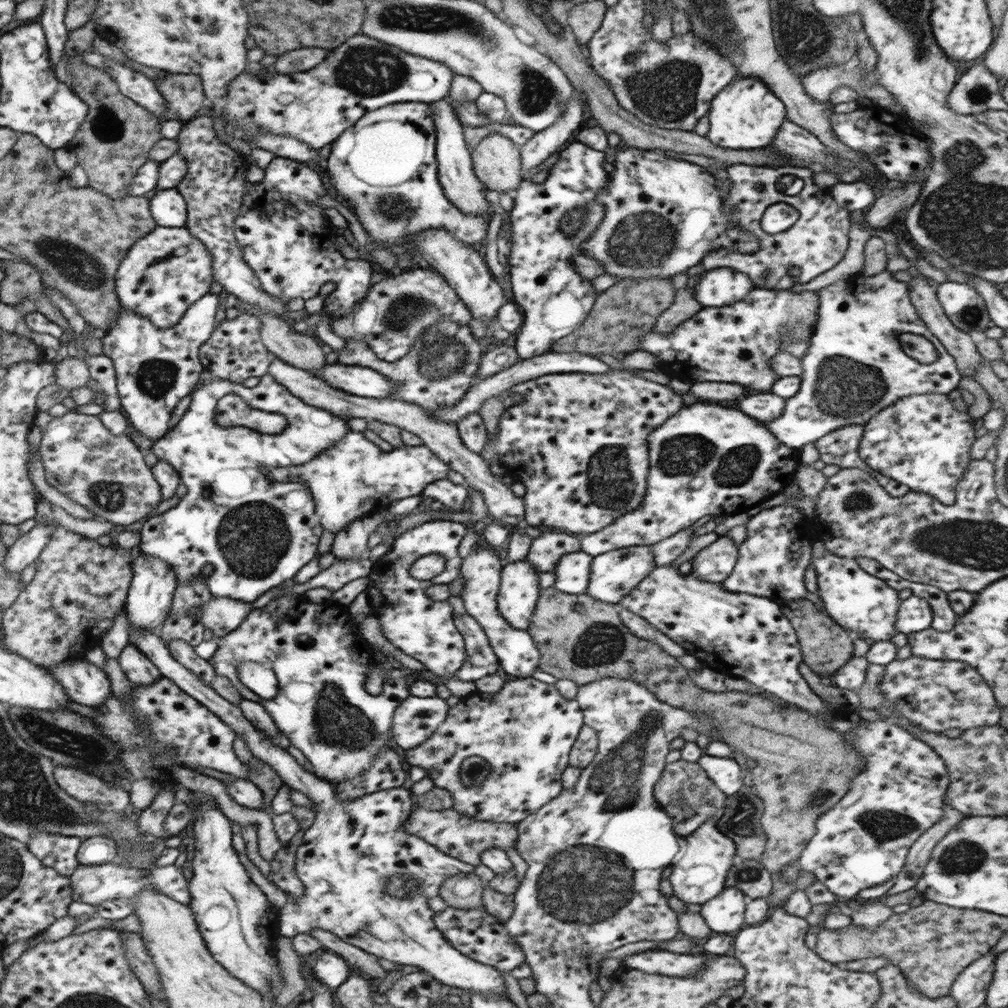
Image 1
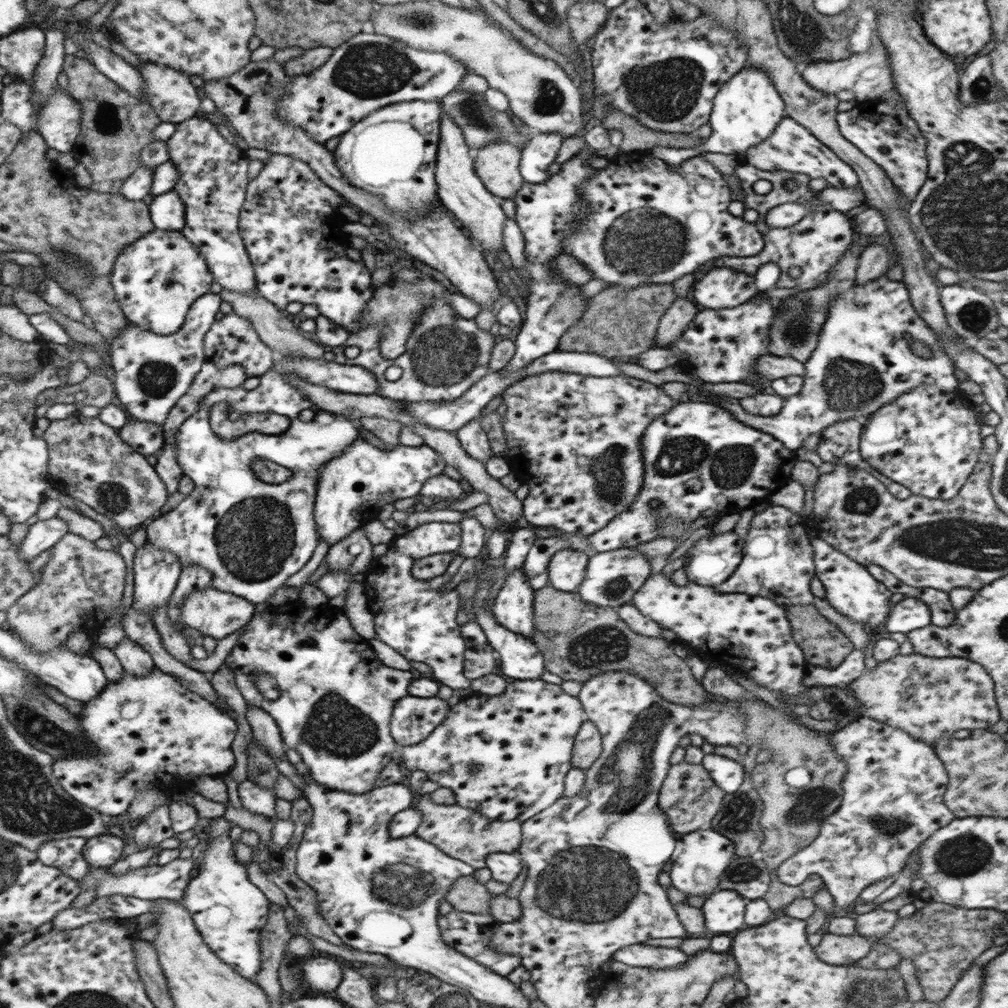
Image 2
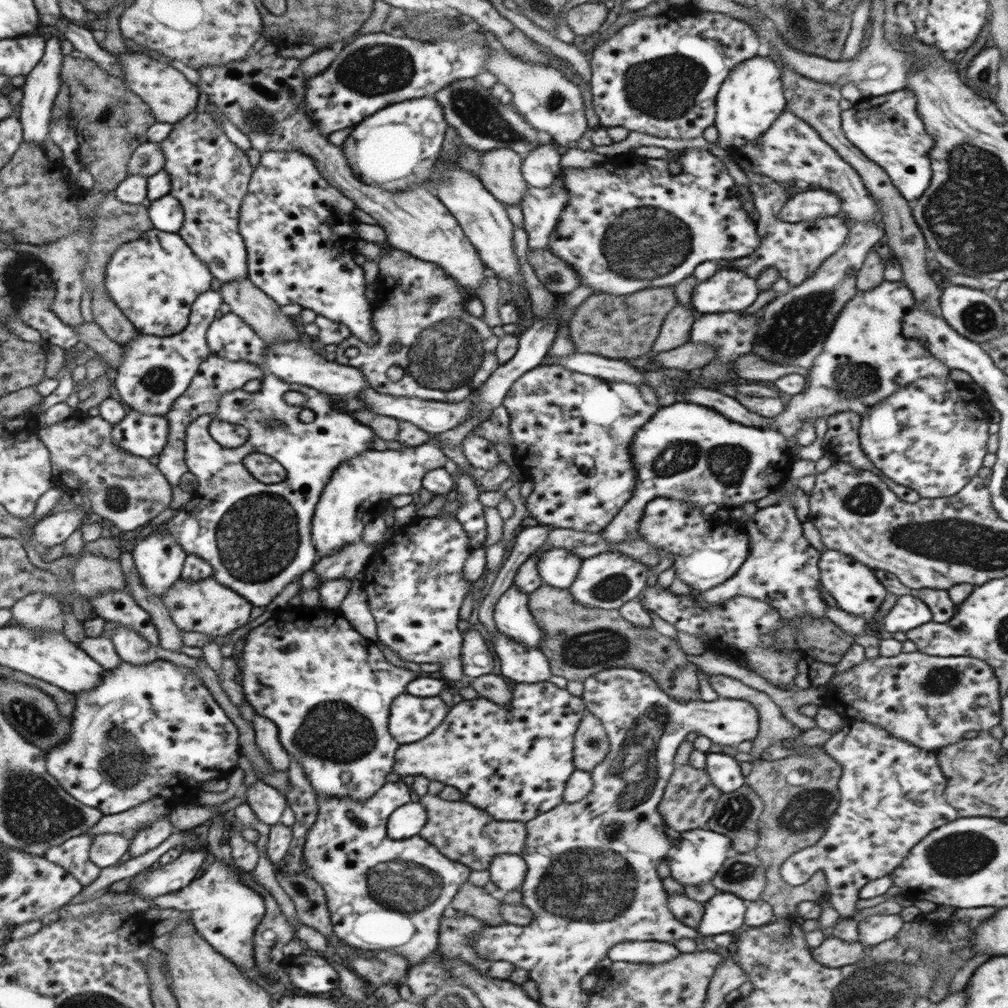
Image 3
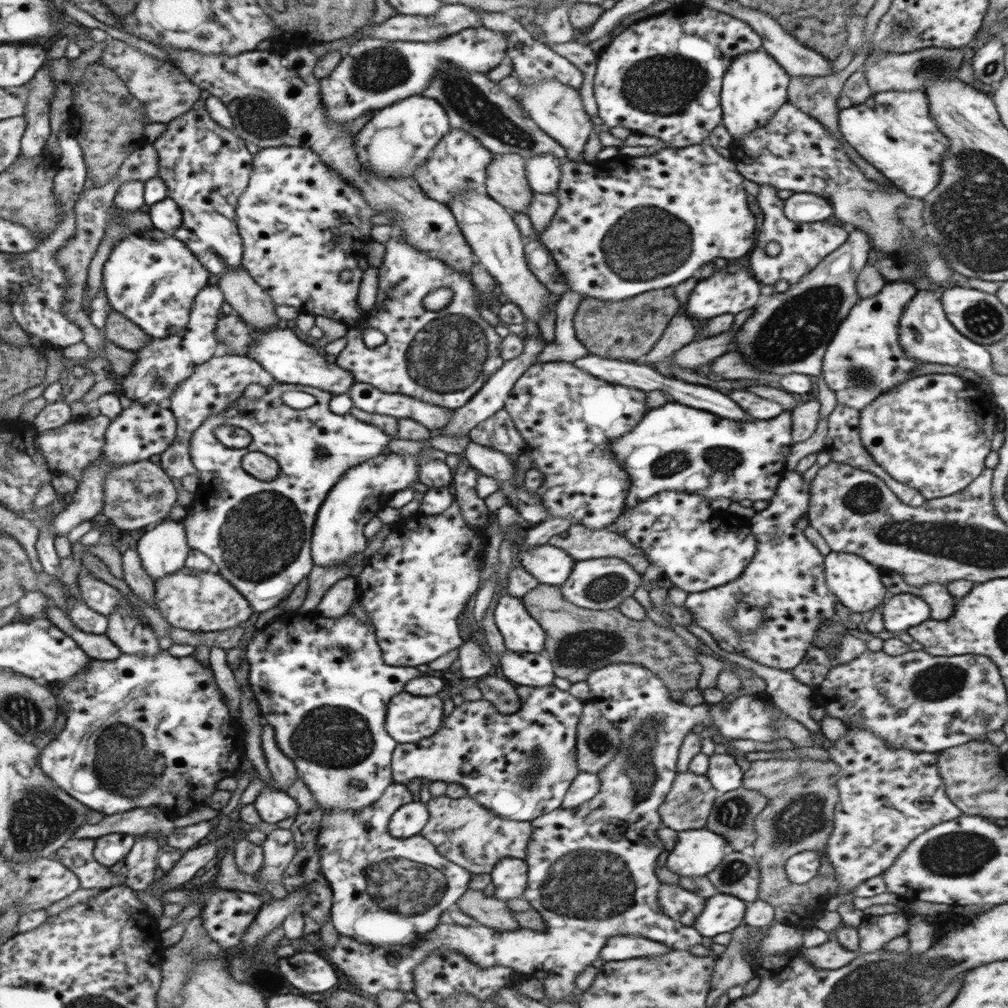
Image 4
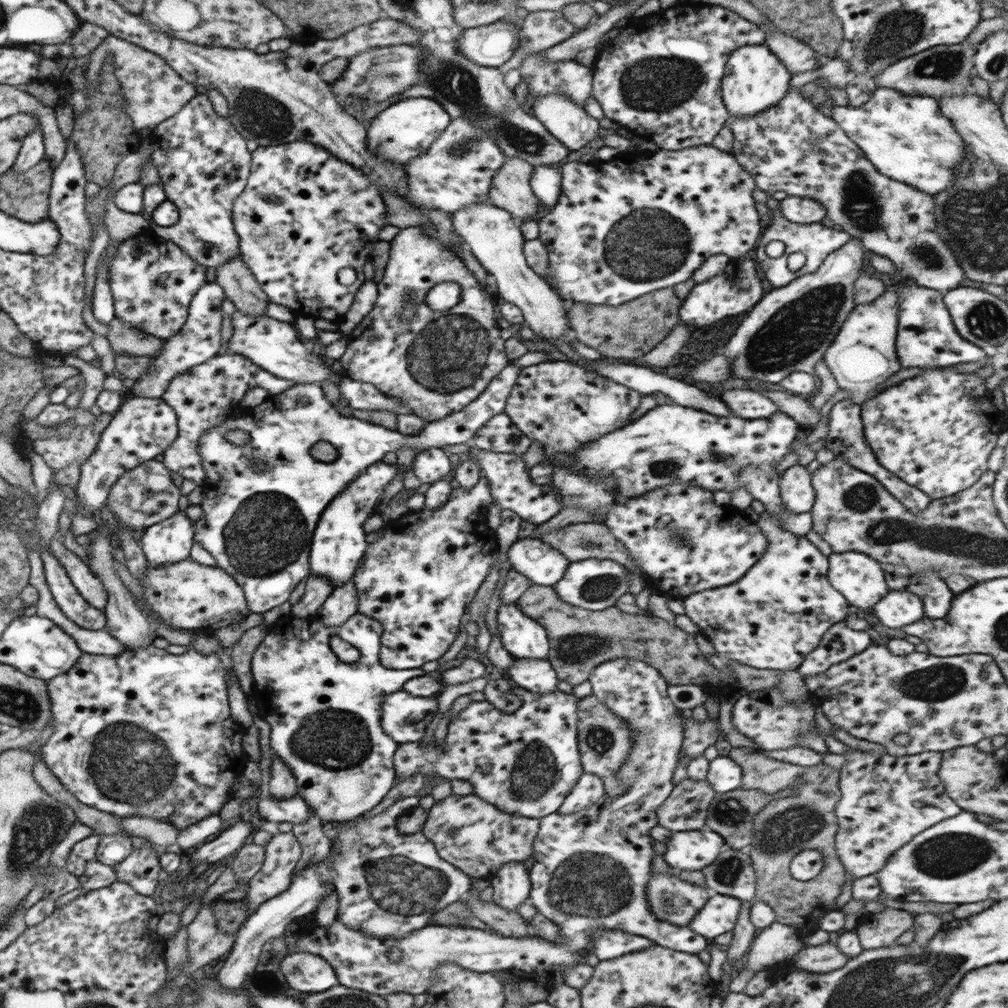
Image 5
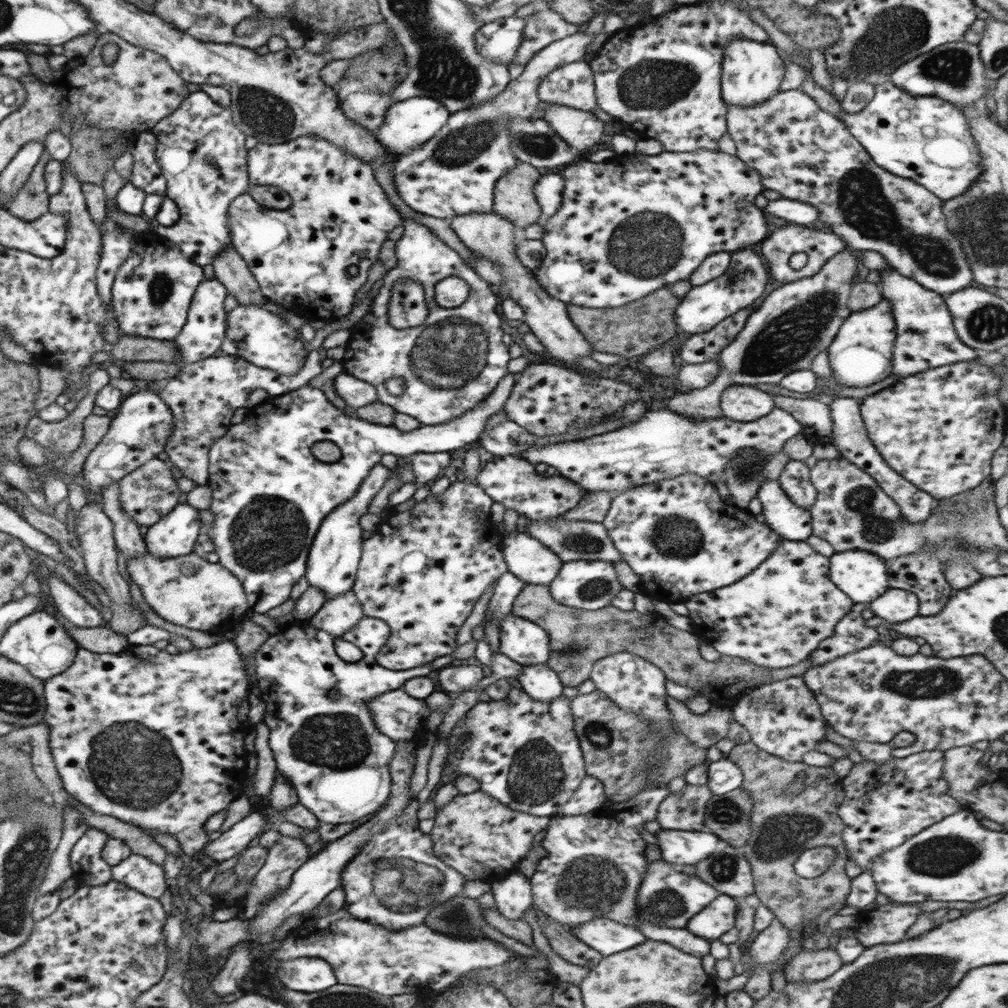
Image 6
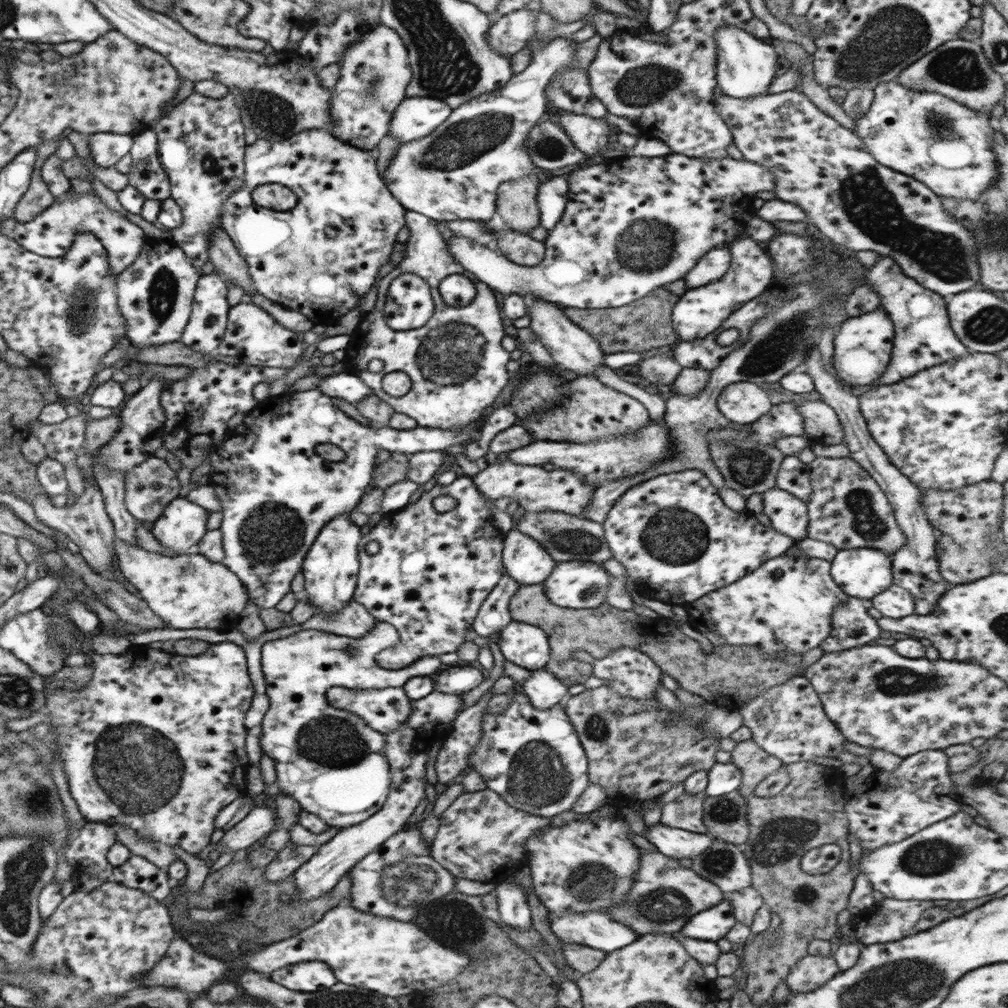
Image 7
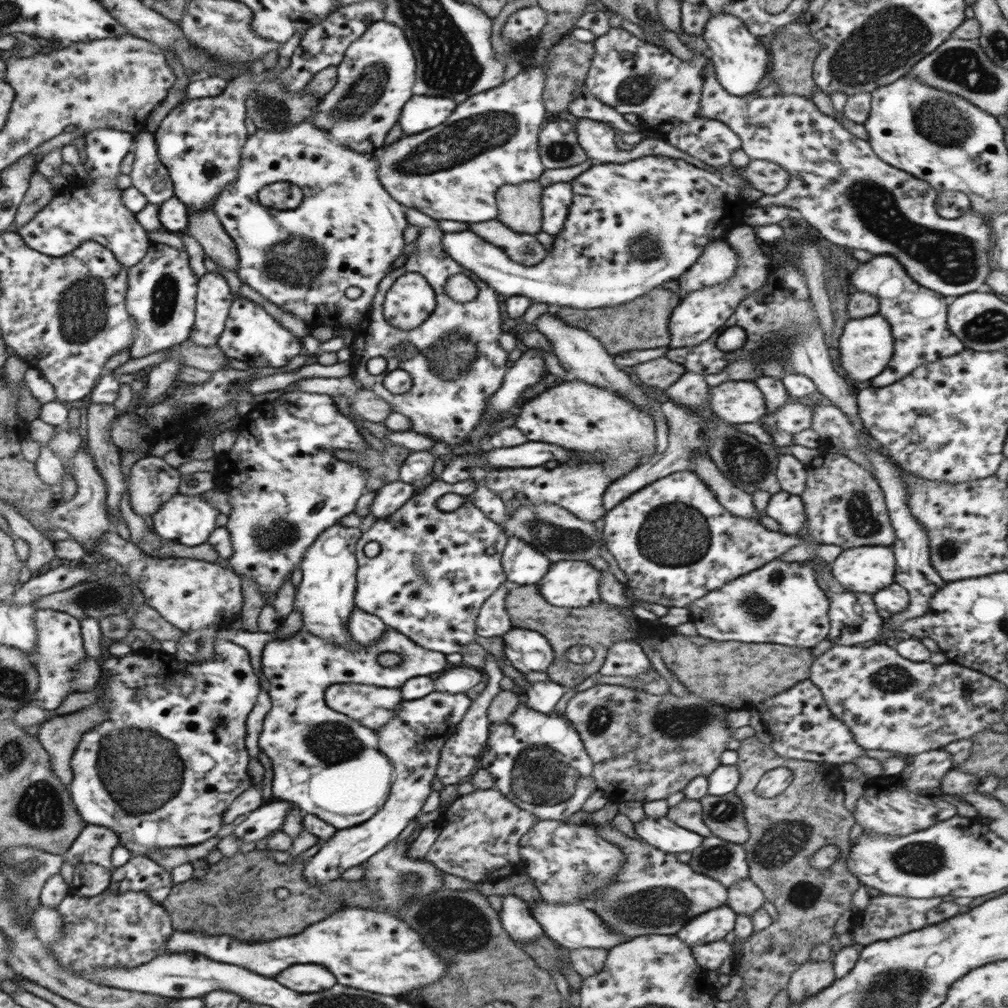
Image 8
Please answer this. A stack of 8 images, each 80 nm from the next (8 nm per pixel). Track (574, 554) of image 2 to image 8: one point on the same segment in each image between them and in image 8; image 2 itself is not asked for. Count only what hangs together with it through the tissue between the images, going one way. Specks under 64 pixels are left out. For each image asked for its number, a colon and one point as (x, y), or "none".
3: (559, 568)
4: (550, 565)
5: (543, 565)
6: (526, 557)
7: (526, 561)
8: (523, 564)

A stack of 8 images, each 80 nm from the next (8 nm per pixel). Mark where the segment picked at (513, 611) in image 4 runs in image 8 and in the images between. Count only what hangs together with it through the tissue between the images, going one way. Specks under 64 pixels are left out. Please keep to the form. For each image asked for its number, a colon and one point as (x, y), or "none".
5: (523, 637)
6: (524, 641)
7: (526, 645)
8: (527, 650)

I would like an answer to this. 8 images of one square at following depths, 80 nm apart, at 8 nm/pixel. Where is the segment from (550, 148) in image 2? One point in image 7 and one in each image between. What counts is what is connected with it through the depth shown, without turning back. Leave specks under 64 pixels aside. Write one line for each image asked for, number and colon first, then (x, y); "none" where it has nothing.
3: (540, 167)
4: (543, 171)
5: (545, 182)
6: (548, 189)
7: (551, 198)

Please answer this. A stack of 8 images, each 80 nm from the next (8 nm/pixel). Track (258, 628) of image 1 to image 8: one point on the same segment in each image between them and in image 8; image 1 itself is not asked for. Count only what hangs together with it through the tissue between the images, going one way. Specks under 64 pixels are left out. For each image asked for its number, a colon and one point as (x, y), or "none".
2: (336, 697)
3: (328, 689)
4: (321, 683)
5: (325, 713)
6: (329, 750)
7: (329, 760)
8: (329, 765)

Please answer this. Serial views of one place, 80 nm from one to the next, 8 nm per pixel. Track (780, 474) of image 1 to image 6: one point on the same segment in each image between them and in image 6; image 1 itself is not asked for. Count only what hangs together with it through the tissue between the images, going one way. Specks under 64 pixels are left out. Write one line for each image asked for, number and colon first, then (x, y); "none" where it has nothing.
2: (697, 458)
3: (687, 452)
4: (674, 447)
5: (668, 444)
6: (663, 444)

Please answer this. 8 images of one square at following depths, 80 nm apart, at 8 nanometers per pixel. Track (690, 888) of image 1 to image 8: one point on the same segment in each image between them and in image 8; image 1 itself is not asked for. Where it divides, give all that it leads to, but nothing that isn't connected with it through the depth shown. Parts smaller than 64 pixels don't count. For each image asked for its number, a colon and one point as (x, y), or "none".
2: (706, 855)
3: (702, 853)
4: (697, 852)
5: (693, 849)
6: (679, 848)
7: (675, 843)
8: (667, 836)

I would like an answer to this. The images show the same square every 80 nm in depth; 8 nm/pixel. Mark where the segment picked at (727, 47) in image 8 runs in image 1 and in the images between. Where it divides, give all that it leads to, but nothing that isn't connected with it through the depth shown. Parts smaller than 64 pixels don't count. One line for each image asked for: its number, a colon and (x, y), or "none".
1: (745, 115)
2: (747, 108)
3: (751, 98)
4: (754, 87)
5: (755, 79)
6: (752, 72)
7: (746, 66)

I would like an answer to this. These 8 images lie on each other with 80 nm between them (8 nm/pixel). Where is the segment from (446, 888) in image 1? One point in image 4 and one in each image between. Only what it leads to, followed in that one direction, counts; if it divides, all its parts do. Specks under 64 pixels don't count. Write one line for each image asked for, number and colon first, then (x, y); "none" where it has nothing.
2: (466, 894)
3: (473, 900)
4: (492, 912)

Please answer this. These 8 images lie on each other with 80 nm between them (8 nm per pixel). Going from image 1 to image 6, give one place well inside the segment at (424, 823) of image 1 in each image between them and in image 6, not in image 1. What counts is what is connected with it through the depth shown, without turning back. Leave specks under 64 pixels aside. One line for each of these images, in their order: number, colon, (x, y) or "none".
2: (461, 833)
3: (458, 830)
4: (466, 833)
5: (473, 835)
6: (481, 838)

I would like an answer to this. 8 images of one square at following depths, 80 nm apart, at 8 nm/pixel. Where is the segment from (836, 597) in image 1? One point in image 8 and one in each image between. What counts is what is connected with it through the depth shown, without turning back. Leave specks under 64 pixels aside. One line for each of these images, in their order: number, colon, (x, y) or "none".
2: (850, 589)
3: (856, 588)
4: (858, 584)
5: (860, 579)
6: (863, 576)
7: (865, 572)
8: (868, 569)

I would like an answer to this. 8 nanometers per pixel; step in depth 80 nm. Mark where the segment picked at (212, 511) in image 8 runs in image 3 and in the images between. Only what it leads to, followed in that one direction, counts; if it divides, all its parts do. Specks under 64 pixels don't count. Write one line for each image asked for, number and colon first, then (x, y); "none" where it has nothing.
3: (159, 559)
4: (163, 550)
5: (168, 542)
6: (175, 535)
7: (183, 523)

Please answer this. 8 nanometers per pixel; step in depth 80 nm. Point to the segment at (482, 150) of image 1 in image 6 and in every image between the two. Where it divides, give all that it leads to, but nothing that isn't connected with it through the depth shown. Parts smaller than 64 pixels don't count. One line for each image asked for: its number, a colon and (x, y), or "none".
2: (497, 164)
3: (500, 173)
4: (506, 182)
5: (510, 190)
6: (514, 198)

